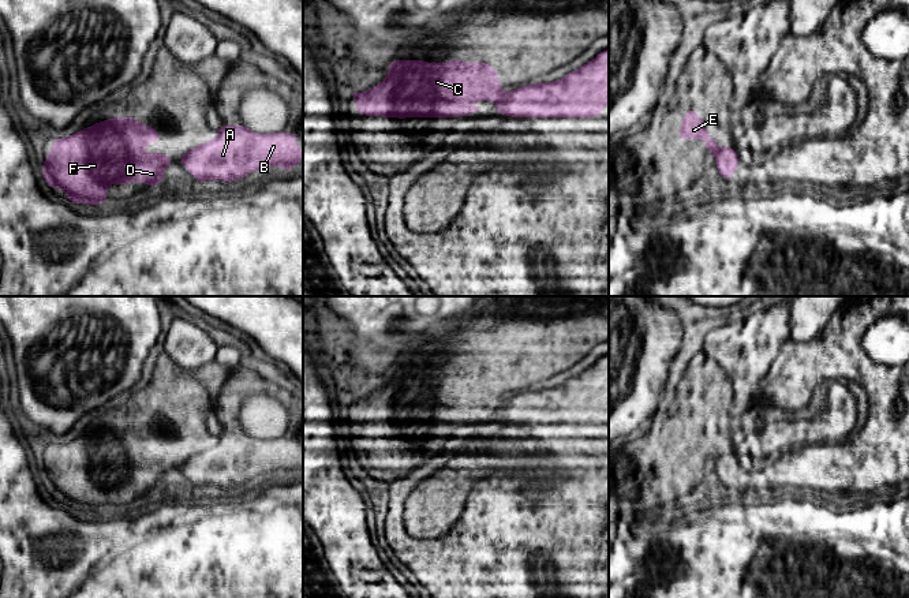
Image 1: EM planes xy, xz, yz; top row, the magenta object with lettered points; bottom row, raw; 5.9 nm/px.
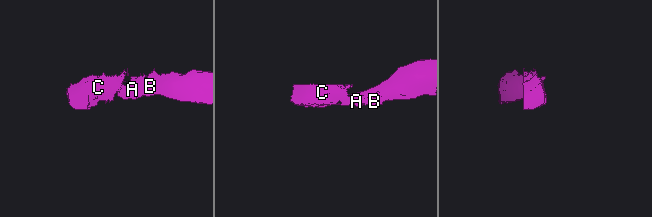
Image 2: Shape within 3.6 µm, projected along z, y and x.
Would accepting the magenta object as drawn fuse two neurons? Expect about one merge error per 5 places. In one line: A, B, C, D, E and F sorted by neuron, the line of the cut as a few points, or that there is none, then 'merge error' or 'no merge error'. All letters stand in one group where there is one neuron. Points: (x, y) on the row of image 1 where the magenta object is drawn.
A B / C D E F | xz (508, 93), (500, 103) | merge error

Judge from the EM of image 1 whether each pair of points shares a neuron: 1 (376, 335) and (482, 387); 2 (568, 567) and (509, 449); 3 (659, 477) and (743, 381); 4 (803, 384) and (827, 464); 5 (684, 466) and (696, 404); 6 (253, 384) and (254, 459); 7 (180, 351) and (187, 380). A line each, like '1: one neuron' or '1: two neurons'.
1: two neurons
2: two neurons
3: two neurons
4: one neuron
5: one neuron
6: one neuron
7: two neurons

